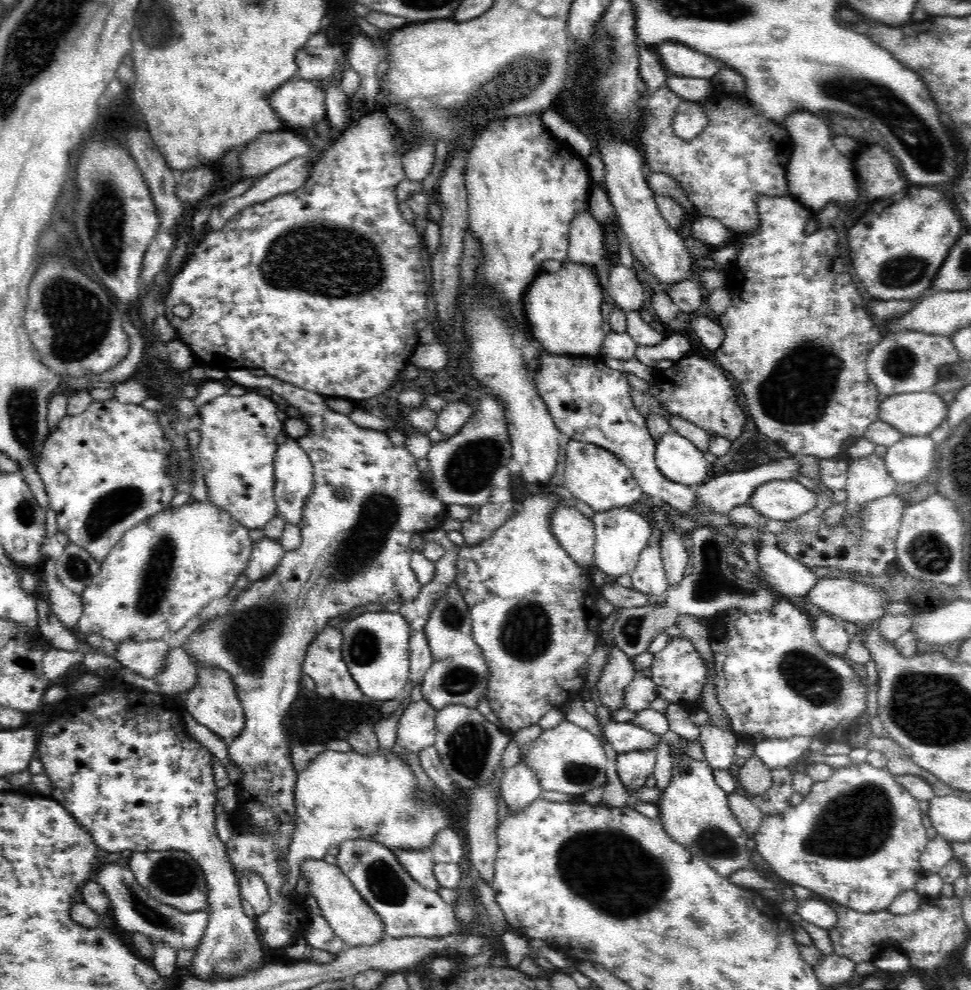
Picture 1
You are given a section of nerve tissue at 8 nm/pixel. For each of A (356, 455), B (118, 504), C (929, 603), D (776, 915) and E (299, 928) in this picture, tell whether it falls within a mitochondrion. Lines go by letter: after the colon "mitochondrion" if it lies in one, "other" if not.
A: other
B: mitochondrion
C: other
D: other
E: other

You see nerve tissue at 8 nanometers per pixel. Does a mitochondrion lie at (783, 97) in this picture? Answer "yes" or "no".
no

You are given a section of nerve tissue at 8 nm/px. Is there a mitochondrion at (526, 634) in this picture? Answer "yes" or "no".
yes

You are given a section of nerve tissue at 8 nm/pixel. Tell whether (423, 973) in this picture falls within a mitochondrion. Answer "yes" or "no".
no

